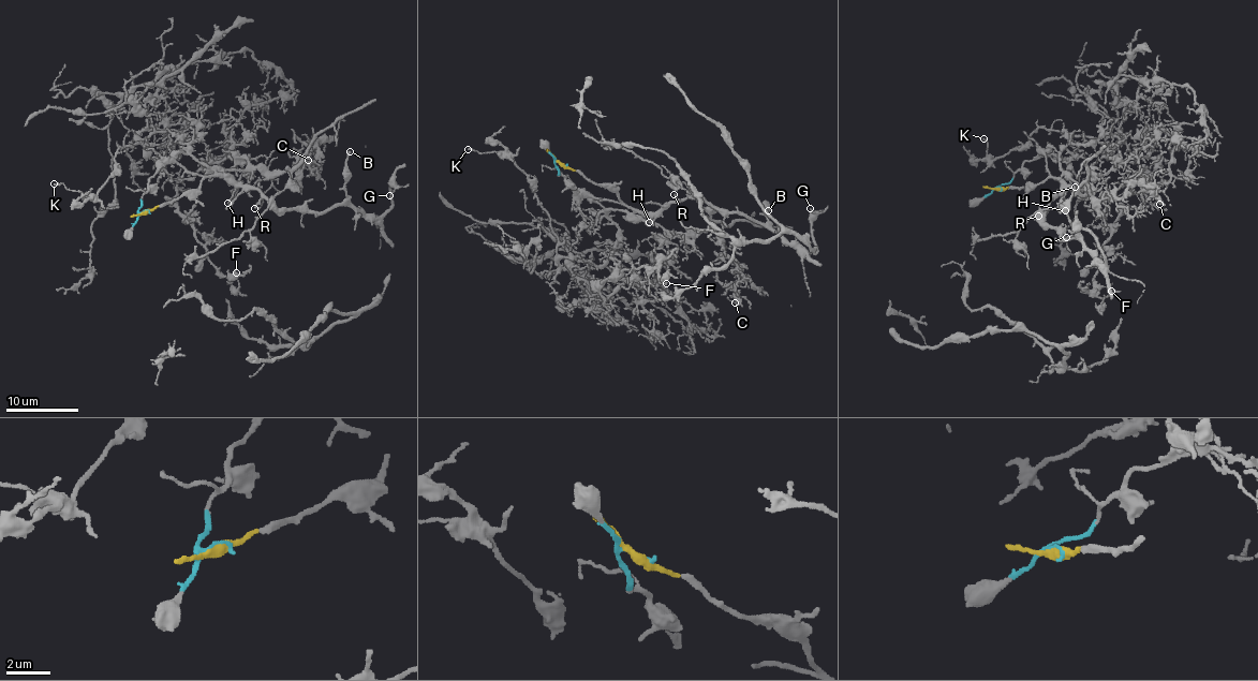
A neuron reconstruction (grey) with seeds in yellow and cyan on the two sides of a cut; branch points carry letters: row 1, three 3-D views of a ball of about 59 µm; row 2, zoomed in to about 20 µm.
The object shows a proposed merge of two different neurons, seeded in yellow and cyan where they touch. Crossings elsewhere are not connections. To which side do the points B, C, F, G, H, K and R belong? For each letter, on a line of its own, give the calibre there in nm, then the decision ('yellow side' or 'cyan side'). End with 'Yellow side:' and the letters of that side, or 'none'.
B: calibre 170 nm; yellow side
C: calibre 80 nm; cyan side
F: calibre 160 nm; cyan side
G: calibre 120 nm; yellow side
H: calibre 130 nm; yellow side
K: calibre 130 nm; cyan side
R: calibre 140 nm; yellow side
Yellow side: B, G, H, R

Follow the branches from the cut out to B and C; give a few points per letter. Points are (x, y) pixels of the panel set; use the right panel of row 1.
B: (997, 187), (1018, 190), (1057, 179), (1060, 194), (1044, 221), (1067, 240), (1076, 236), (1068, 213), (1074, 186)
C: (997, 187), (1027, 161), (1072, 154), (1063, 147), (1084, 196), (1083, 183), (1101, 198), (1139, 184), (1159, 204)

